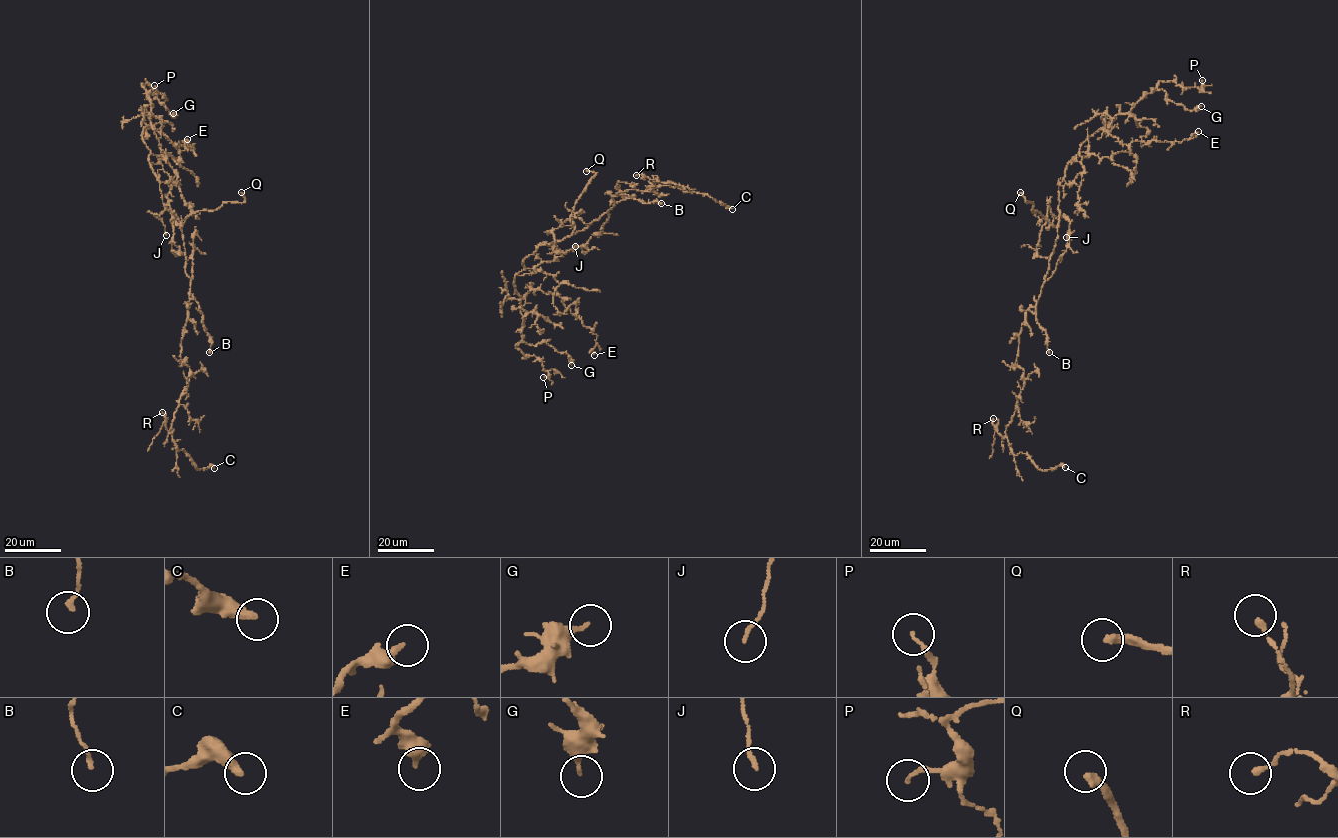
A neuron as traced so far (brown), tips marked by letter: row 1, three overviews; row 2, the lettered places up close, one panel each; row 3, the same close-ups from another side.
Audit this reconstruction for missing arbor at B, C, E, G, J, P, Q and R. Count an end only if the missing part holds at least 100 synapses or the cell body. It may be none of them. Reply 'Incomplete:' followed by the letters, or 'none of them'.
Incomplete: Q

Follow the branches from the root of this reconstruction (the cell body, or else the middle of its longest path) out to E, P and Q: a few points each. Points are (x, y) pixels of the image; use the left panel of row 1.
E: (185, 251), (181, 226), (164, 206), (141, 136), (150, 126), (177, 147), (186, 144), (193, 149), (187, 139)
P: (185, 251), (181, 226), (164, 206), (141, 136), (152, 114), (142, 84), (150, 84), (156, 93), (154, 85)
Q: (185, 251), (181, 226), (175, 223), (181, 225), (200, 210), (242, 202), (241, 192)

